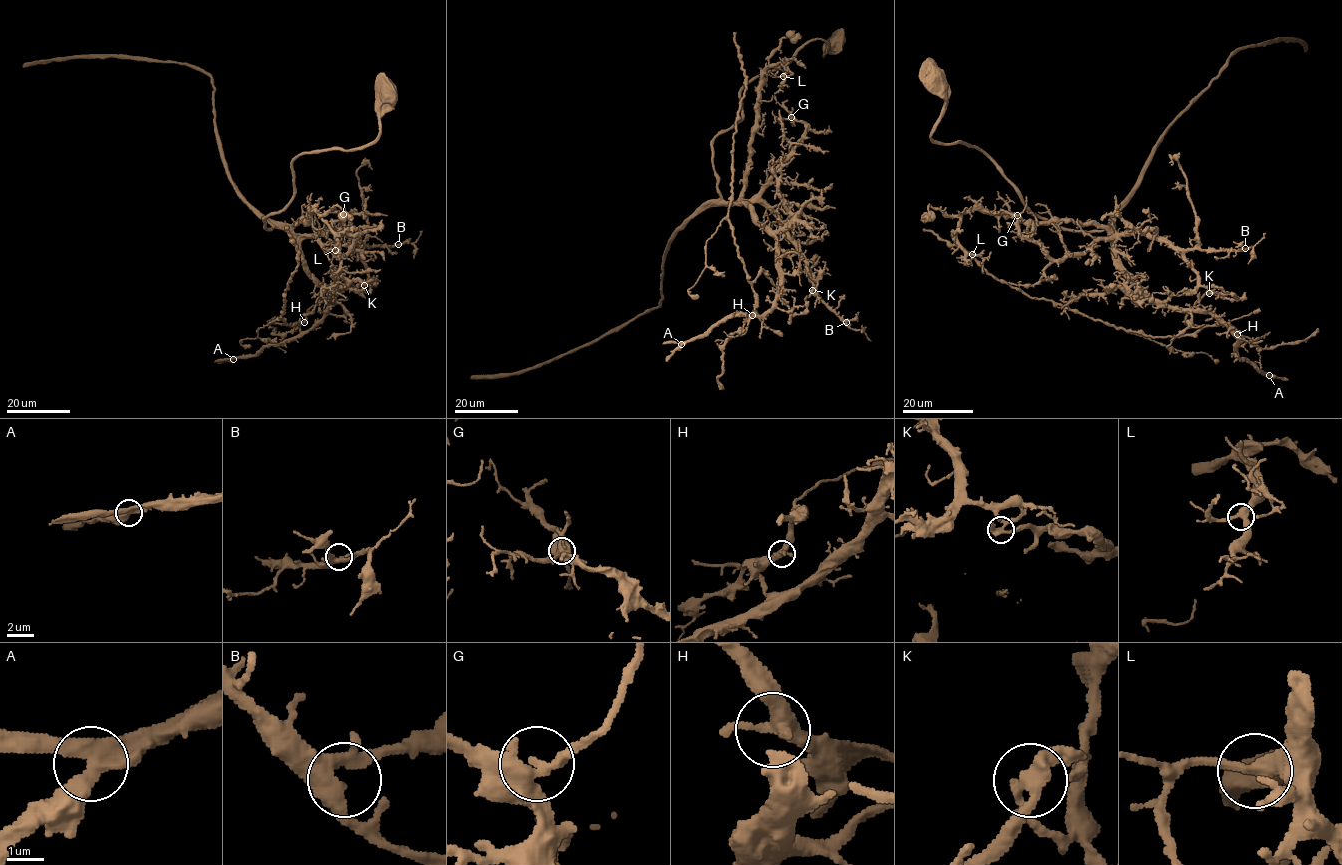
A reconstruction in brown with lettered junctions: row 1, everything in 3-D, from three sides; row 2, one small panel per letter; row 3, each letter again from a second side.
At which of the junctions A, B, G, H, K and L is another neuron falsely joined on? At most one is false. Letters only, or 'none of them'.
K

